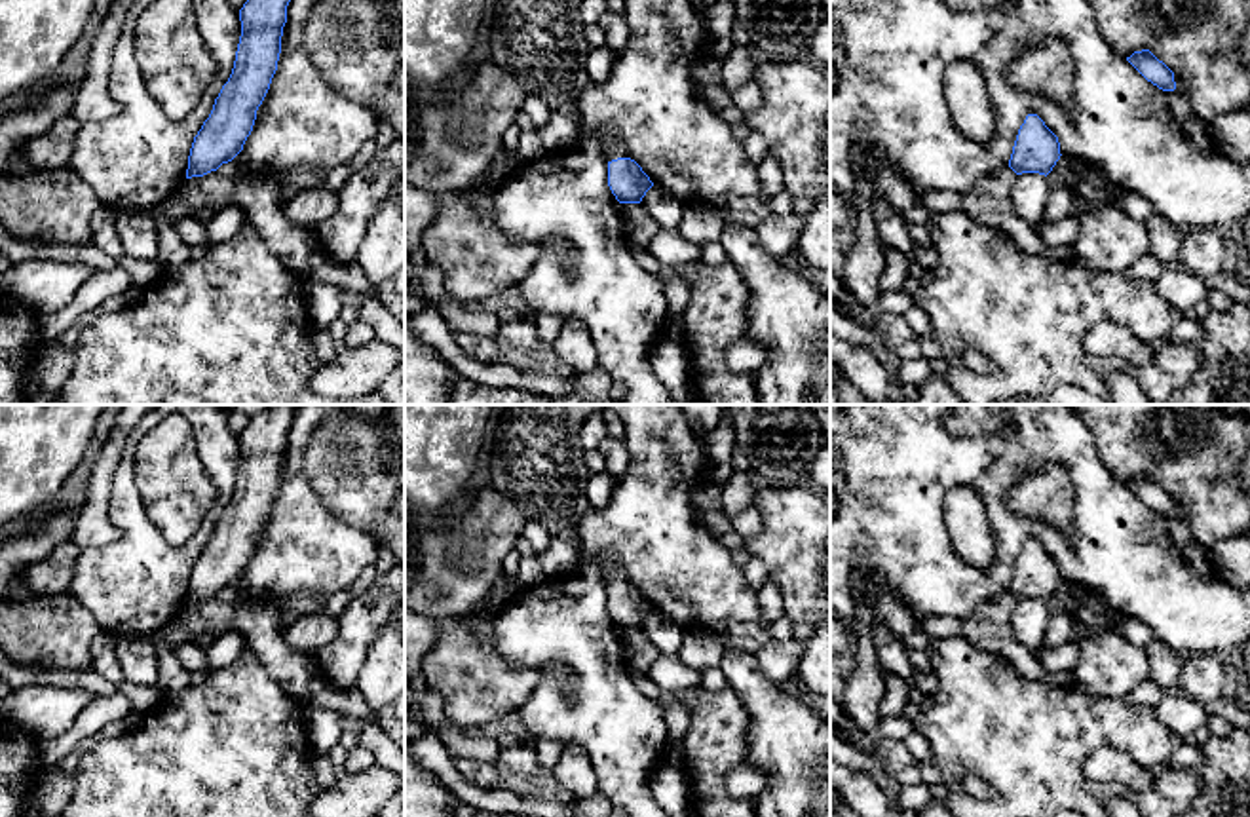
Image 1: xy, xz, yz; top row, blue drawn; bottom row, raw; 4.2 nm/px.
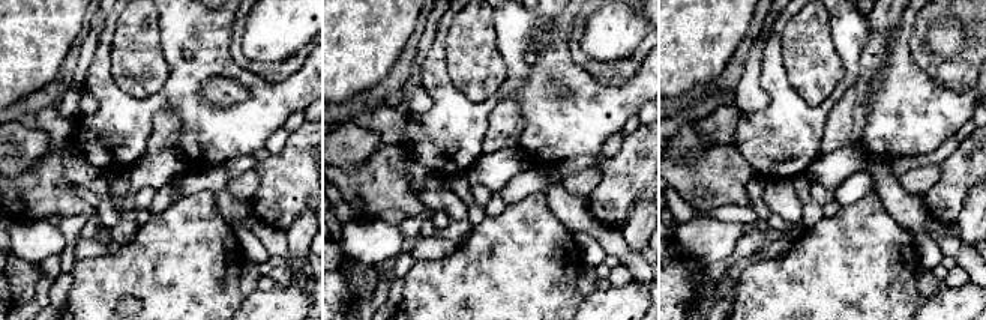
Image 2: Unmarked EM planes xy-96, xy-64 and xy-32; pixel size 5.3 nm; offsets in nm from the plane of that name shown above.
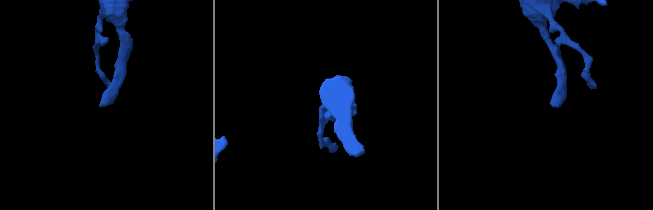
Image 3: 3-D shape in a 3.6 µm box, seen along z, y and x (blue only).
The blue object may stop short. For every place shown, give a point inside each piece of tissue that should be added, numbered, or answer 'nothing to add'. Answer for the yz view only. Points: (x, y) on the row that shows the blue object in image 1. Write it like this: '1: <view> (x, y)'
1: yz (988, 202)

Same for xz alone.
1: xz (606, 143)

